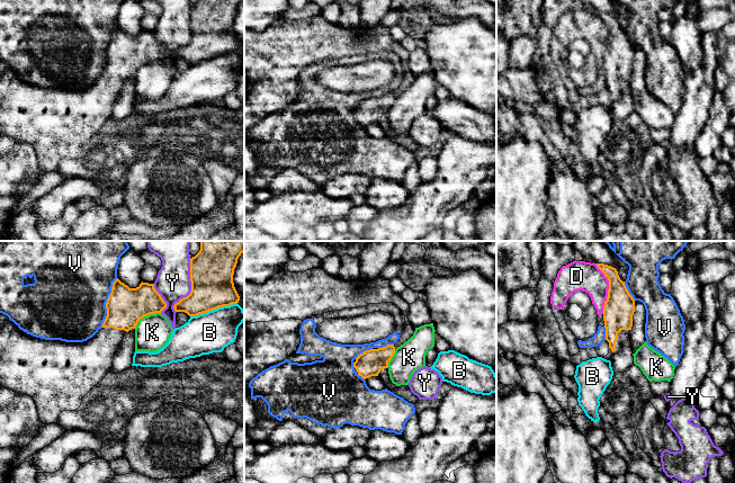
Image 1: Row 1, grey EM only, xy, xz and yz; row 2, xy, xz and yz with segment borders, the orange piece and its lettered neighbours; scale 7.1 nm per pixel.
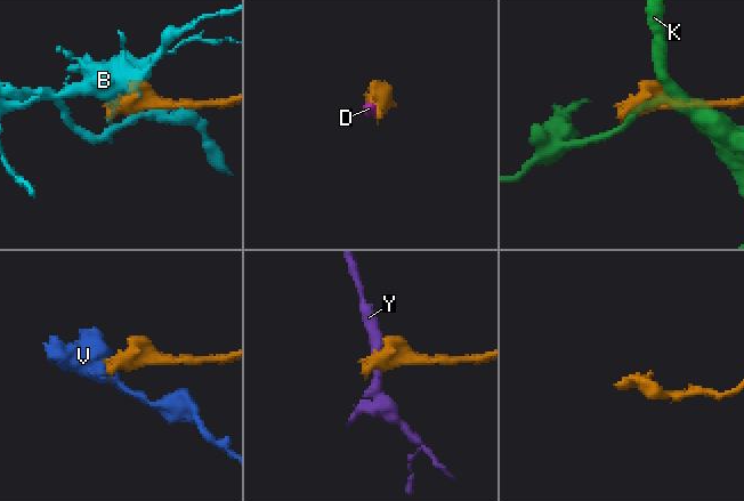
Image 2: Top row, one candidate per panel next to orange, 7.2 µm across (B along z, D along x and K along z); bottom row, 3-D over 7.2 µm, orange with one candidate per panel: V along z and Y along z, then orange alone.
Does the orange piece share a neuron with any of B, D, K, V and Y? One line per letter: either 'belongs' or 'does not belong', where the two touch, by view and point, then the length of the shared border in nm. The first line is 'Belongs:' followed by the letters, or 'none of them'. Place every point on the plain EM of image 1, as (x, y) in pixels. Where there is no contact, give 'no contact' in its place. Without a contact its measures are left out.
Belongs: none of them
B: does not belong | xy (213, 56) | 360 nm
D: does not belong | yz (609, 36) | 360 nm
K: does not belong | xy (145, 63) | 220 nm
V: does not belong | xy (106, 51) | 380 nm
Y: does not belong | xy (191, 35) | 400 nm

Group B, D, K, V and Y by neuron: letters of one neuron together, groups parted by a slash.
B / D V / K / Y

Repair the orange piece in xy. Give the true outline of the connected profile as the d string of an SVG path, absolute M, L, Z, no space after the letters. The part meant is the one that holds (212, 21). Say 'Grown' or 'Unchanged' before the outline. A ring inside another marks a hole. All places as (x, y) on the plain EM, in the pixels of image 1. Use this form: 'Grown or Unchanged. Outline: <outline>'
Unchanged. Outline: M198 0L190 7L191 39L187 45L174 52L176 60L185 60L189 64L197 64L203 61L223 54L236 52L240 44L234 35L233 23L239 5L243 0Z

